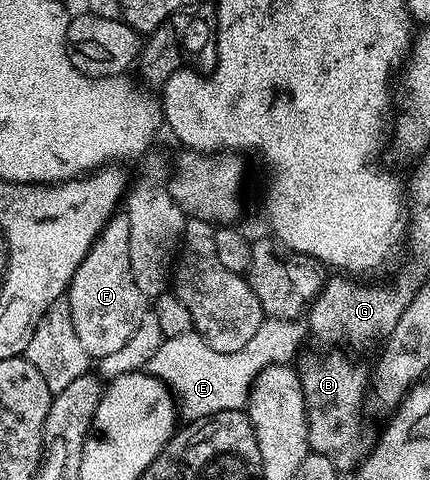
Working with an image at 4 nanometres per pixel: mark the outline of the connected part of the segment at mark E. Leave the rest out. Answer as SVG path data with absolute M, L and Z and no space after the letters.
M267 317L244 347L233 353L221 353L210 347L193 329L189 333L181 333L181 337L164 339L157 353L149 357L145 370L171 388L182 418L184 415L191 419L187 421L208 419L222 411L244 410L257 373L274 363L290 364L303 338L306 340L308 335L306 322Z

